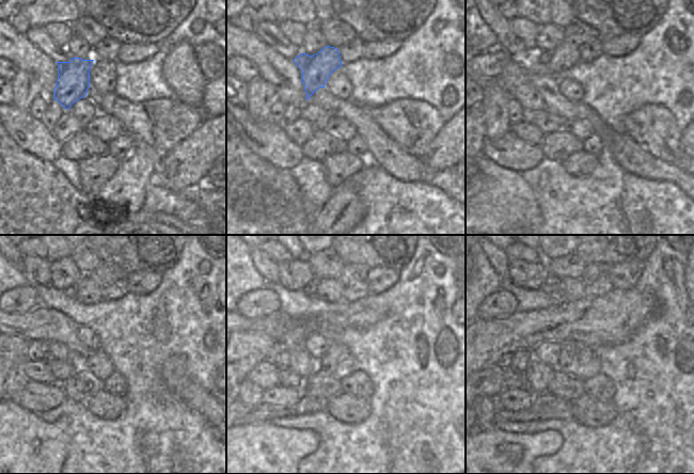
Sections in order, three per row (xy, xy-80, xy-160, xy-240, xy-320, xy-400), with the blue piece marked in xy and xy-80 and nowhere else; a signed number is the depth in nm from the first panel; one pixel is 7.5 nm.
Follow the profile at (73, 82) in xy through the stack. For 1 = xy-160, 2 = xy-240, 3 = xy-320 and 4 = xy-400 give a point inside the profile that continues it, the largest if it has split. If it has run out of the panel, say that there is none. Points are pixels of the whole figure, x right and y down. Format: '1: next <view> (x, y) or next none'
1: next xy-160 (565, 56)
2: next xy-240 (88, 290)
3: next xy-320 (330, 289)
4: next xy-400 (566, 289)

